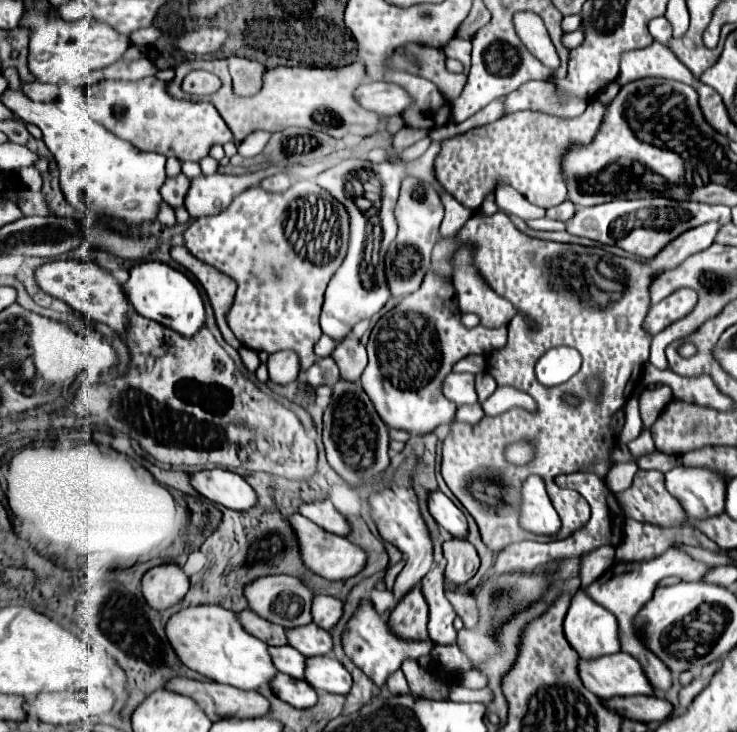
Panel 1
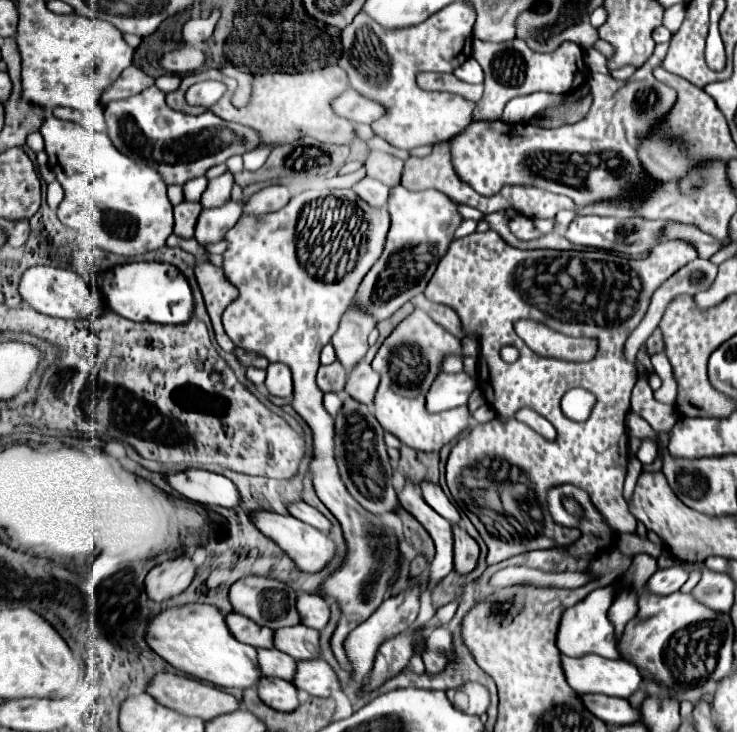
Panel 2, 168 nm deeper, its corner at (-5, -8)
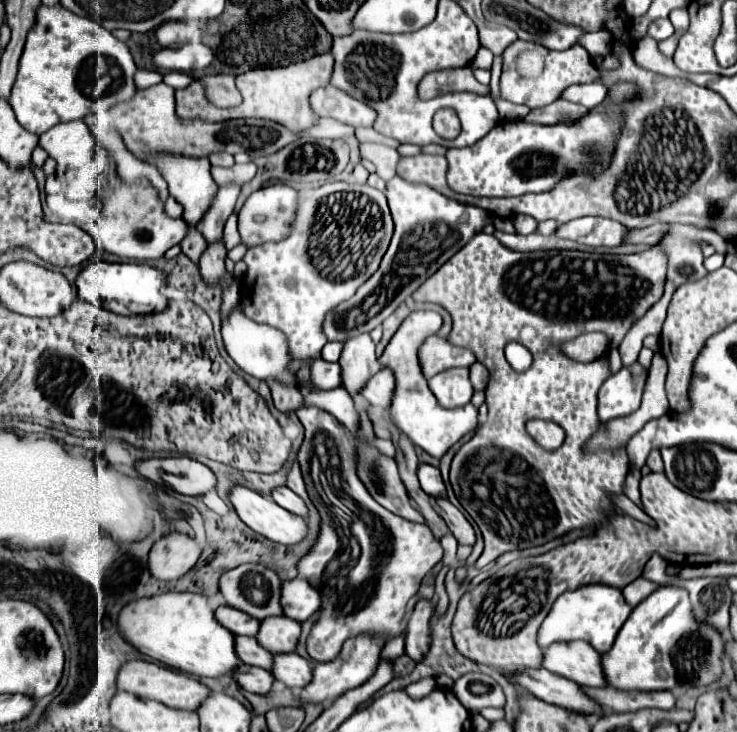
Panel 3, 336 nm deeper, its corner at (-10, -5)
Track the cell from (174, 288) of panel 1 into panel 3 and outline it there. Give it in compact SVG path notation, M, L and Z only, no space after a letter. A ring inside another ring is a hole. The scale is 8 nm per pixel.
M95 261L87 265L75 279L75 287L81 299L93 305L101 305L117 315L151 315L165 311L169 307L169 299L161 293L165 285L167 275L161 269L137 263L107 263L107 261Z

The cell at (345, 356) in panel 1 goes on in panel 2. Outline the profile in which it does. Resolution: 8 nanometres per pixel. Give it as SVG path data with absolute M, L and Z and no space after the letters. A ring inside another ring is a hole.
M360 362L348 376L346 394L358 402L370 406L374 402L378 384L380 384L380 376L372 370L372 366L368 362Z

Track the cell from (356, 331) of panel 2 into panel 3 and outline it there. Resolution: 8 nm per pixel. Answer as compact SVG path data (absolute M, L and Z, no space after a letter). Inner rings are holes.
M361 333L343 343L339 365L343 369L343 387L351 395L359 393L359 385L363 385L371 373L383 367L375 357L375 343L369 333Z

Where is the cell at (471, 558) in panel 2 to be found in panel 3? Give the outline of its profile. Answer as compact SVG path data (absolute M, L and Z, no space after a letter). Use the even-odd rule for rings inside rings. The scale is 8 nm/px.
M445 497L437 499L437 503L441 505L441 509L445 511L443 513L443 521L447 523L447 527L451 529L451 533L455 535L457 543L459 545L475 545L475 531L471 527L471 523L465 519L465 515L451 503L447 501Z

